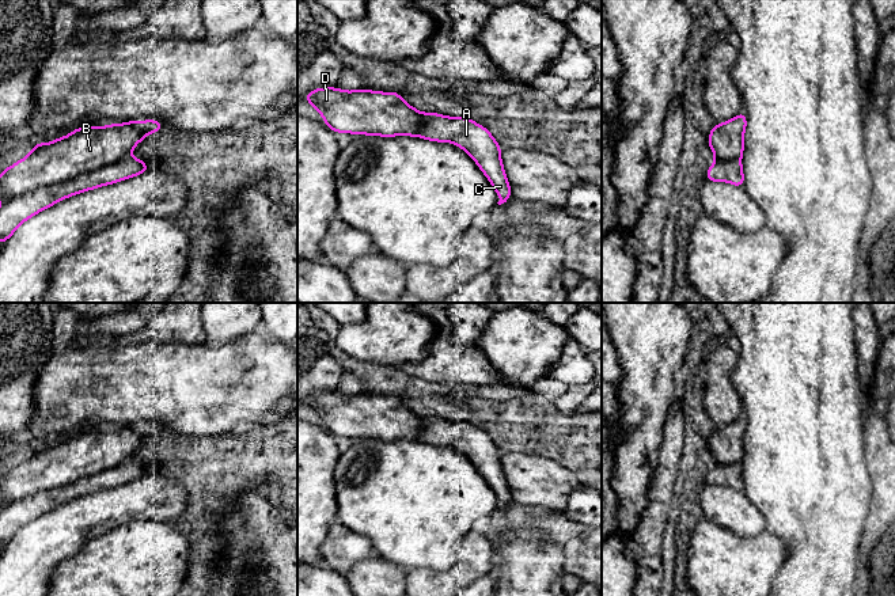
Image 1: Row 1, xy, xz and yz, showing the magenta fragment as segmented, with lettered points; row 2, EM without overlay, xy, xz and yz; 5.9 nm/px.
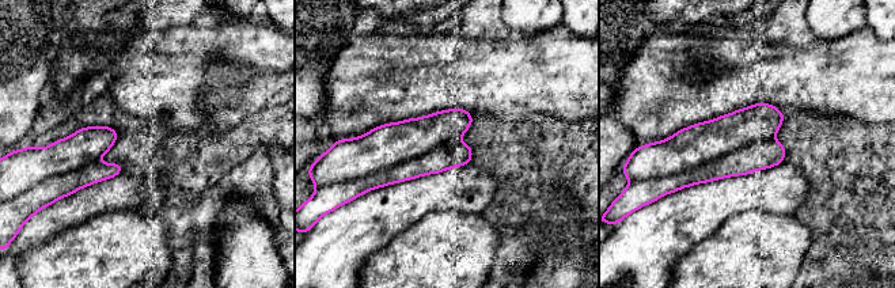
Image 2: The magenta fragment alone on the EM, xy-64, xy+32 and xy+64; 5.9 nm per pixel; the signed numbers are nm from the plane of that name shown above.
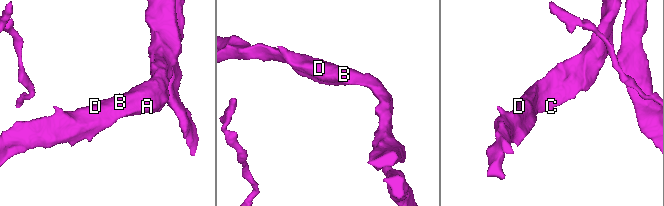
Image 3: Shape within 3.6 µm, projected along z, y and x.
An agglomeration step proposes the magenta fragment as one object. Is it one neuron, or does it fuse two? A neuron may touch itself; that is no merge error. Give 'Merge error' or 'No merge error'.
No merge error

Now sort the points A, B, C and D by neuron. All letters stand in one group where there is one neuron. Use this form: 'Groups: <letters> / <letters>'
Groups: A B C D

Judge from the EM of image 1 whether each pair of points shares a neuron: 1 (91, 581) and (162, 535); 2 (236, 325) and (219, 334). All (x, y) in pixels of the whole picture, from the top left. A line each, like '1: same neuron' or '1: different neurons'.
1: same neuron
2: same neuron

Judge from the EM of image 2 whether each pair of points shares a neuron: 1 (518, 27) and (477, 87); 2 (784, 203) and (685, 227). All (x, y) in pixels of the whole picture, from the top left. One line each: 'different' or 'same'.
1: different
2: same

